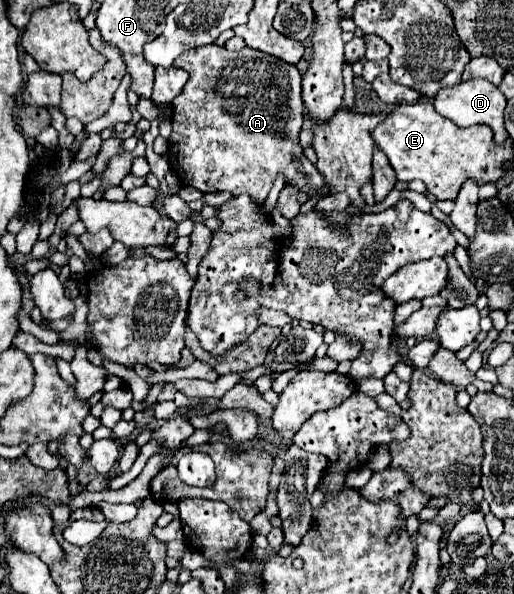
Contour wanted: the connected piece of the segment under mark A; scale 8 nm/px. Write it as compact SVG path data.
M214 43L210 45L202 45L198 49L190 49L186 53L182 53L176 61L174 61L176 67L182 67L190 73L190 79L188 83L184 85L182 93L172 101L172 109L174 109L174 115L172 115L172 135L168 139L168 161L172 165L172 169L176 171L178 179L182 185L192 185L196 189L200 189L202 193L212 193L212 191L230 191L232 195L240 195L240 193L248 193L256 203L264 203L272 185L274 185L274 179L278 177L278 173L284 175L286 183L290 183L292 187L298 187L300 191L306 191L308 193L308 199L322 199L322 197L328 197L328 193L322 191L324 187L324 177L318 173L316 165L310 163L302 151L302 145L298 143L298 135L300 135L300 129L302 129L302 121L304 121L304 103L302 103L302 95L300 95L300 73L296 69L296 65L290 65L290 63L284 63L280 59L274 59L272 55L266 55L262 51L256 51L256 49L250 49L250 47L244 47L242 51L238 53L232 53L232 51L226 51L224 47L218 47Z

